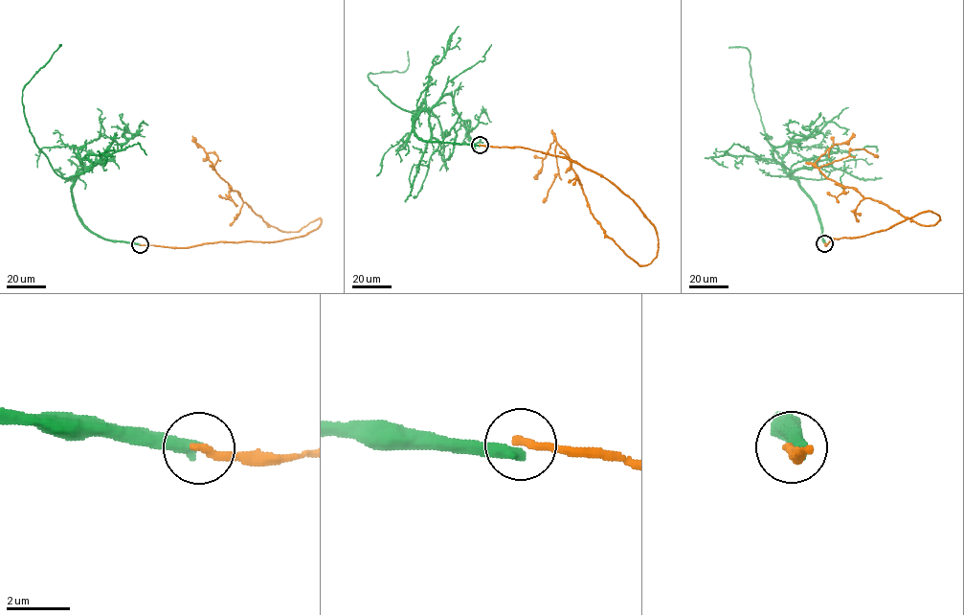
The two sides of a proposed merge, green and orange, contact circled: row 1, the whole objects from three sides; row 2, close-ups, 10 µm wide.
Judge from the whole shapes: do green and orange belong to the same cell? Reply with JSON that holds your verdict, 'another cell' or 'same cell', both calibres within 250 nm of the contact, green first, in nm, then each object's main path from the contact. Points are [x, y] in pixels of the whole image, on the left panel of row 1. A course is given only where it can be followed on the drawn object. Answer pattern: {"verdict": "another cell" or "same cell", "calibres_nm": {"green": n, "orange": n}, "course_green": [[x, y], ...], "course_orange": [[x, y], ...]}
{"verdict": "another cell", "calibres_nm": {"green": 440, "orange": 280}, "course_green": [[140, 244], [104, 239], [83, 224], [72, 197], [74, 180], [56, 173], [30, 131], [23, 89], [59, 45]], "course_orange": [[140, 244], [274, 241], [321, 223], [320, 217], [289, 232], [271, 226], [216, 172], [213, 152], [203, 161]]}

